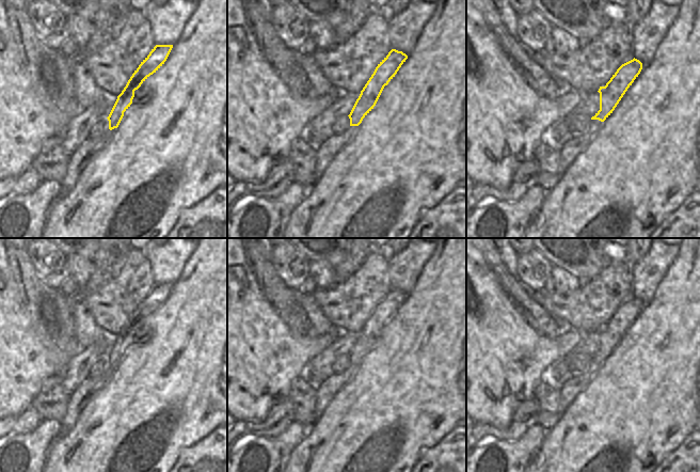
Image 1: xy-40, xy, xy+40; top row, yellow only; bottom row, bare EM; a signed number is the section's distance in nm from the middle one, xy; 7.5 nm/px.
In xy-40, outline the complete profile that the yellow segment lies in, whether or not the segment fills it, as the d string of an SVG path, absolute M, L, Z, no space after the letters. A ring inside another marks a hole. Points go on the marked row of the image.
M156 45L149 54L141 62L134 70L107 117L109 128L99 139L88 139L79 148L70 154L66 174L60 182L62 194L67 194L77 183L81 172L88 167L90 161L109 143L114 131L118 127L124 112L132 104L134 91L154 73L156 73L166 61L173 45Z

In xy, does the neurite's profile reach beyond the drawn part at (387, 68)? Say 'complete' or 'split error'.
split error

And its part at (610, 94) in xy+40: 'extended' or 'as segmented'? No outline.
extended

